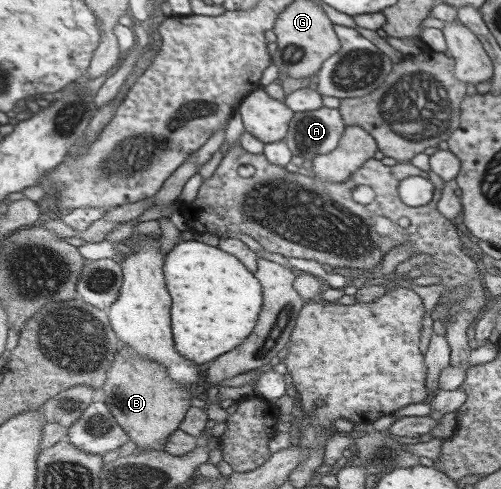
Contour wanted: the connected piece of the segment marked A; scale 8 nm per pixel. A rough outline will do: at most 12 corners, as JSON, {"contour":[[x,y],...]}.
{"contour":[[338,109],[293,113],[282,140],[310,161],[333,150]]}

